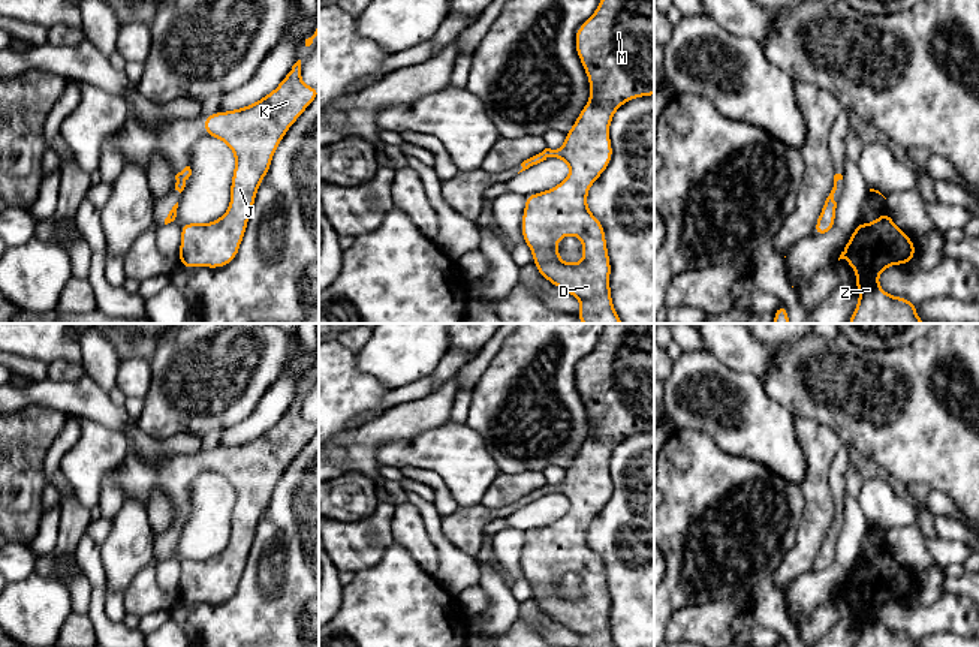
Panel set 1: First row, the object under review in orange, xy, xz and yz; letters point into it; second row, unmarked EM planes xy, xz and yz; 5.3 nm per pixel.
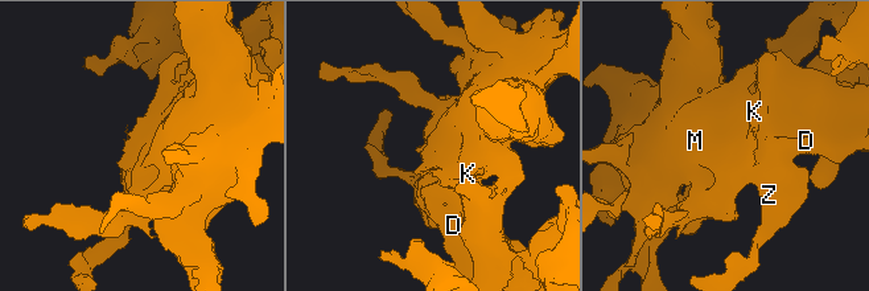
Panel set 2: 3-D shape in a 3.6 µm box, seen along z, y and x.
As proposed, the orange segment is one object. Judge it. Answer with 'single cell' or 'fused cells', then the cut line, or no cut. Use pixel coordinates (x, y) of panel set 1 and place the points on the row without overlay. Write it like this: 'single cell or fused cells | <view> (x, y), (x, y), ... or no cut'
single cell | no cut

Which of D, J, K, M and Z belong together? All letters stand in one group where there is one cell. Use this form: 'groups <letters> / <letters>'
groups D J K M Z

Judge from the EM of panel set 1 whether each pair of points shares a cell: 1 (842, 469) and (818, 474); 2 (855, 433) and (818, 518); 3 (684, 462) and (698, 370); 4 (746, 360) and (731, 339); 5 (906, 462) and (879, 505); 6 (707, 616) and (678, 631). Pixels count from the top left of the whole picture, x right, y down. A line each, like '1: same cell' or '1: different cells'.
1: different cells
2: different cells
3: different cells
4: same cell
5: different cells
6: same cell

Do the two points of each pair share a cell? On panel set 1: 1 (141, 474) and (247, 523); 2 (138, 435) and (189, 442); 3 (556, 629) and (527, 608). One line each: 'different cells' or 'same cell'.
1: same cell
2: same cell
3: same cell

